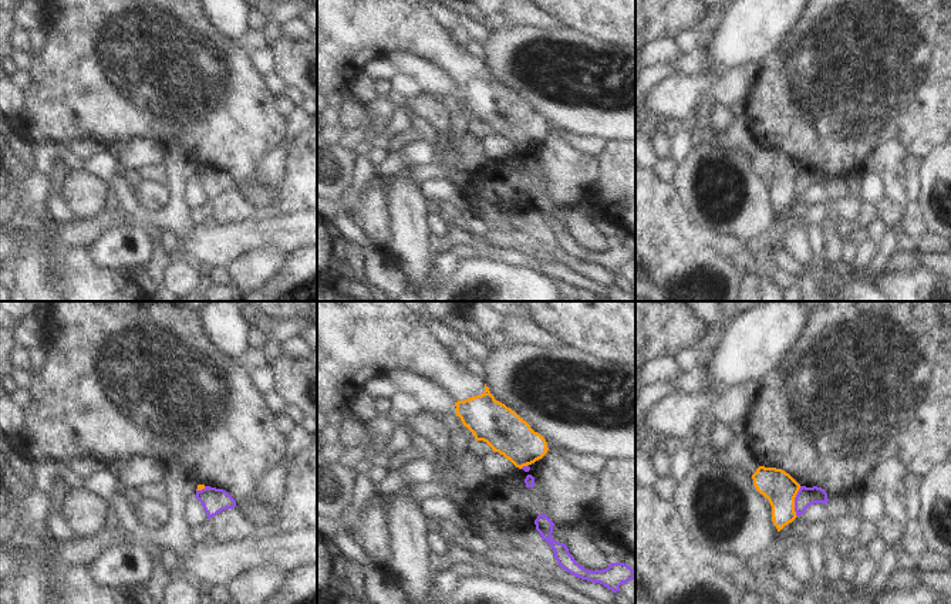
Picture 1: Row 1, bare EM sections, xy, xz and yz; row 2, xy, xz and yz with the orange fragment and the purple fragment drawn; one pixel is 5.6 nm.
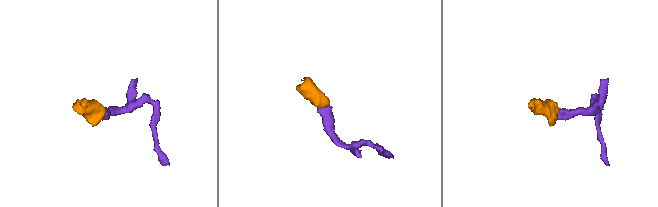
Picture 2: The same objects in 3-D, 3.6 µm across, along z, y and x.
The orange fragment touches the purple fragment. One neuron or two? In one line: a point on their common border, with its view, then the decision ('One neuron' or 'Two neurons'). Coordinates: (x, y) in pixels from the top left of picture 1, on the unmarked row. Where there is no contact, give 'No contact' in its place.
Touches orange at yz (793, 184). Two neurons.

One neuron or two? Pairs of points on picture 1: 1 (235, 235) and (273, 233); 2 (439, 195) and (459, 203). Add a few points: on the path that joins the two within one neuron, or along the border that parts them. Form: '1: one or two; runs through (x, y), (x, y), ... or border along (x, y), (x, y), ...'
1: one; runs through (245, 235), (263, 233)
2: one; runs through (444, 195), (451, 195), (455, 199)

